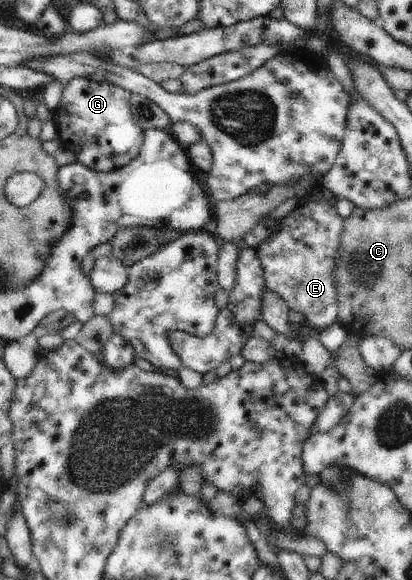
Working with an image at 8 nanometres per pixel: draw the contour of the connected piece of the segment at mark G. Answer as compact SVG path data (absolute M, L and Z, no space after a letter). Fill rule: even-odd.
M72 78L61 96L60 106L53 110L58 138L62 146L72 150L77 162L96 172L110 172L126 166L140 154L144 131L134 120L130 96L122 86L112 82L96 82L90 78Z

